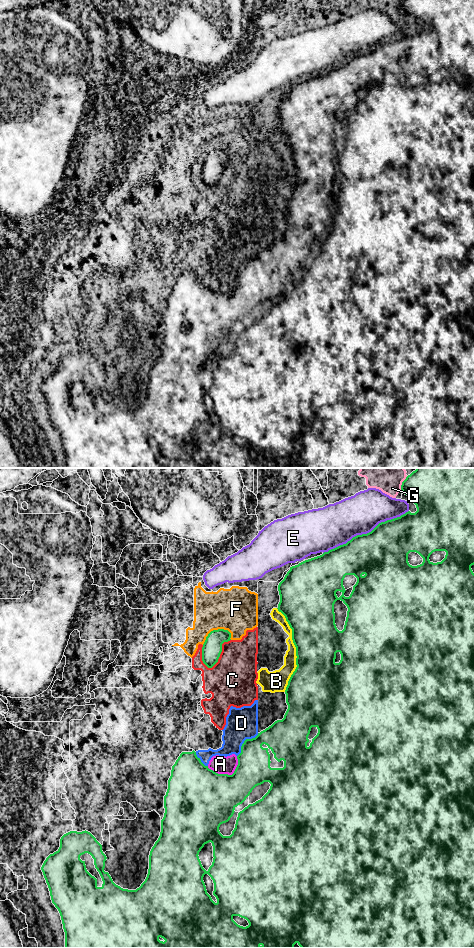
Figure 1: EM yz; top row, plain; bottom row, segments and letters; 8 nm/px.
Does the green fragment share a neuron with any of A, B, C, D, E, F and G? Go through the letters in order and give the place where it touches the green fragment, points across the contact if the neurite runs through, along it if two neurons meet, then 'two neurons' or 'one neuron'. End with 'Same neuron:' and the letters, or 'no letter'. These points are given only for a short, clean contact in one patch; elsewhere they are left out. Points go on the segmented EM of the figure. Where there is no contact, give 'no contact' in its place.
A: yz (226, 774) | two neurons
B: yz (296, 650) | two neurons
C: yz (220, 653) | two neurons
D: yz (244, 742) | two neurons
E: yz (365, 534) | two neurons
F: yz (214, 630) | two neurons
G: yz (402, 484) | two neurons
Same neuron: no letter

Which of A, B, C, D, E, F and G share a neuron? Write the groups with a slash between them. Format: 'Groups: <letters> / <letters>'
Groups: A B C D F / E / G

